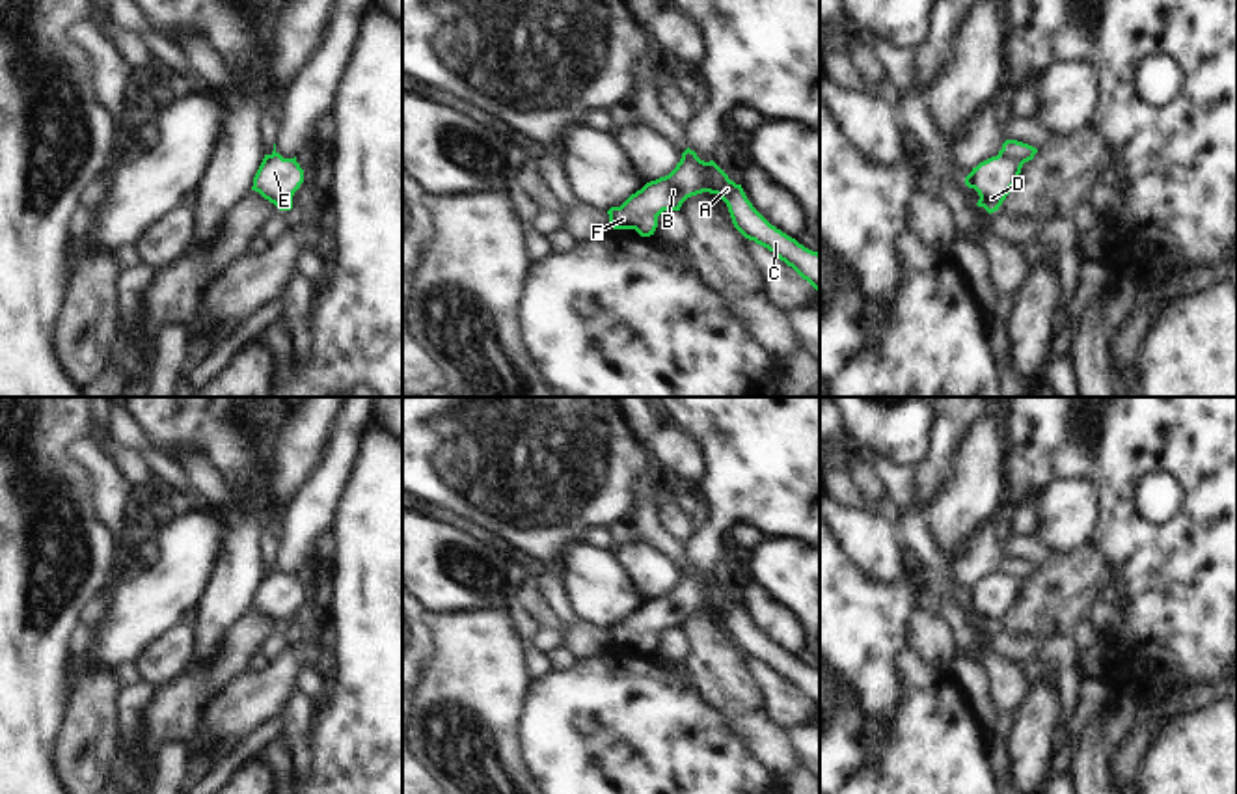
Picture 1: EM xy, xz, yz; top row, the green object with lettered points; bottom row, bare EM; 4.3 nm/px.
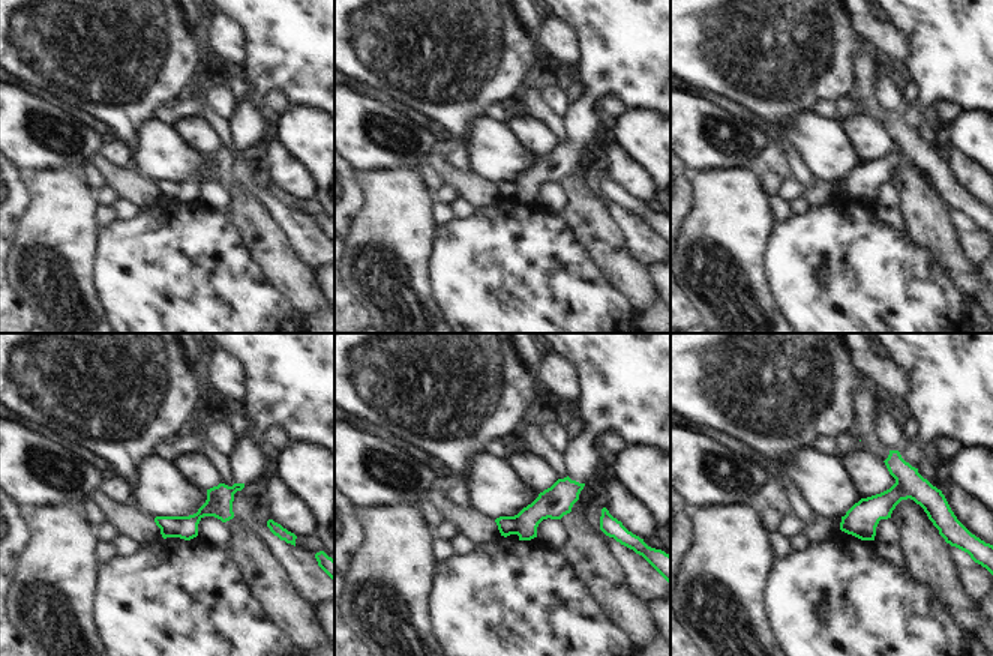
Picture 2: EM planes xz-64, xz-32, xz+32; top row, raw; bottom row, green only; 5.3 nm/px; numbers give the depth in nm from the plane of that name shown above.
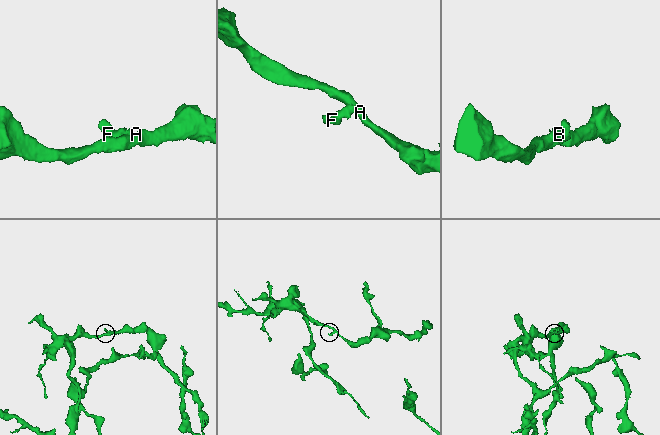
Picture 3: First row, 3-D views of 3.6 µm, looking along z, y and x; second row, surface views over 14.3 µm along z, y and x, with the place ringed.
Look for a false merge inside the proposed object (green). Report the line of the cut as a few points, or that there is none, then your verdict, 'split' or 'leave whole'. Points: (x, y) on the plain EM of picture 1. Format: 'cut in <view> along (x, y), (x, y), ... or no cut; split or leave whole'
cut in xz along (706, 580), (705, 608); split

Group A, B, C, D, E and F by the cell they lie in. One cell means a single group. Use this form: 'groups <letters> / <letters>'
groups A C D E / B F

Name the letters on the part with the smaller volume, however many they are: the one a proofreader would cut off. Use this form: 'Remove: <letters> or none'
Remove: B, F

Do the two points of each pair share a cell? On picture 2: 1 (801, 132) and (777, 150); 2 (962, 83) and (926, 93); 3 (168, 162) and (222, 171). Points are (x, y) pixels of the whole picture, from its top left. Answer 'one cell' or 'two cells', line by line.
1: two cells
2: one cell
3: two cells

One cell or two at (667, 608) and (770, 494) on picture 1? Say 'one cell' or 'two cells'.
one cell

